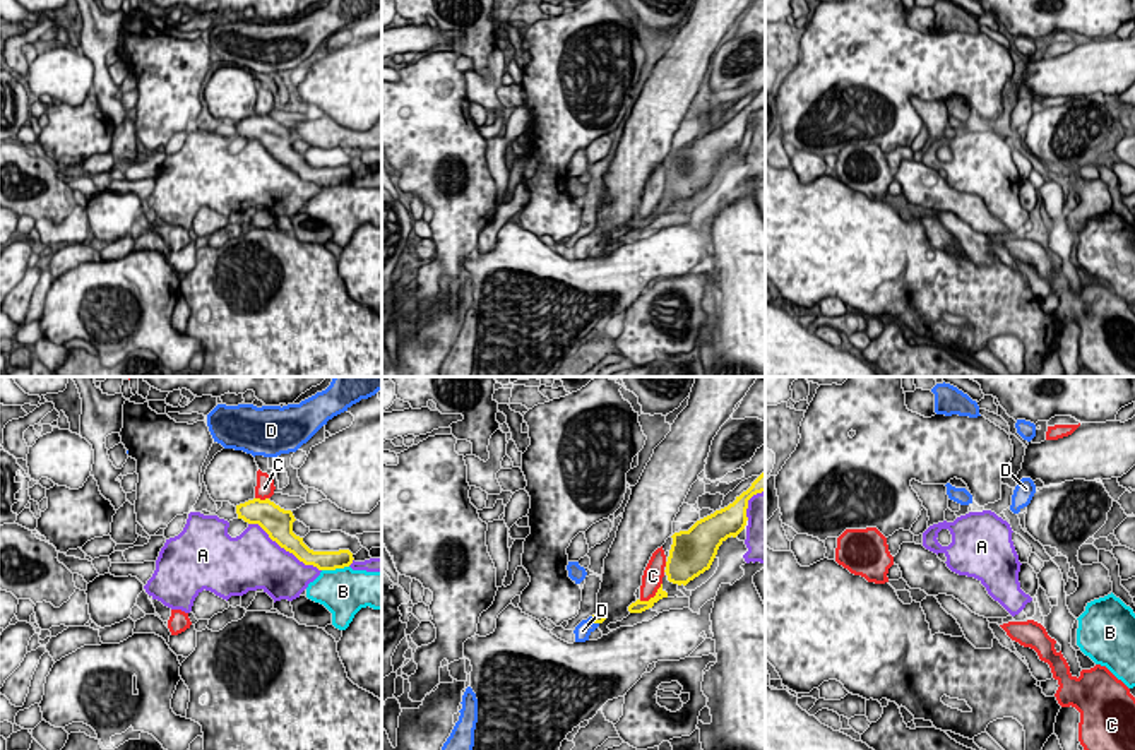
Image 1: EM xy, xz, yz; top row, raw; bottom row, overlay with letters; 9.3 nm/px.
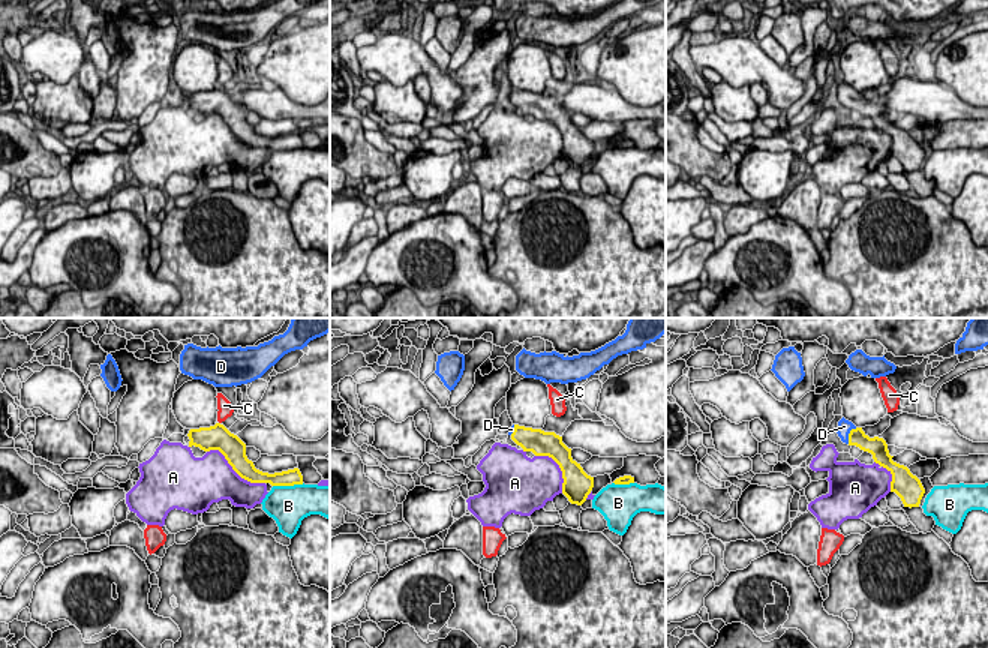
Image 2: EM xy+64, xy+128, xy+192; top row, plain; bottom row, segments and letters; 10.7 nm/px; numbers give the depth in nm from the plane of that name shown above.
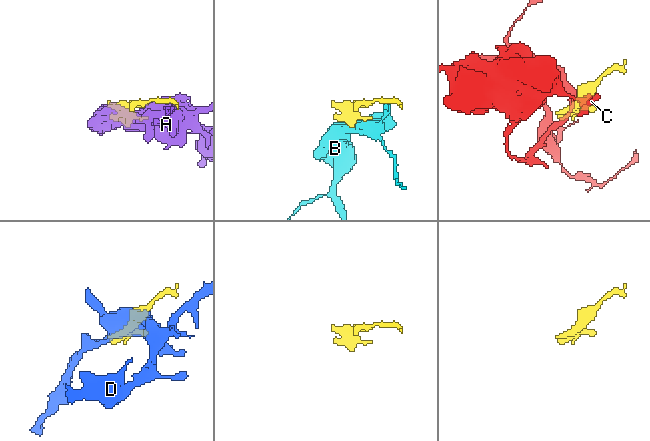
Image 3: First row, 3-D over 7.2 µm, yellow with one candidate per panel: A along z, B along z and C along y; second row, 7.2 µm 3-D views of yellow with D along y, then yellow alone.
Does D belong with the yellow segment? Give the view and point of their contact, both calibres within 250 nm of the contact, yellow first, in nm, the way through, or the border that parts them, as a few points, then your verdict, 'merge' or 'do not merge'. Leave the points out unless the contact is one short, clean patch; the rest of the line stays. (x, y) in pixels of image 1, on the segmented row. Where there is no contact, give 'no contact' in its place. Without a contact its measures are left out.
xz (594, 622) | 100/160 nm | across xz (596, 619), (594, 622), (582, 630) | merge

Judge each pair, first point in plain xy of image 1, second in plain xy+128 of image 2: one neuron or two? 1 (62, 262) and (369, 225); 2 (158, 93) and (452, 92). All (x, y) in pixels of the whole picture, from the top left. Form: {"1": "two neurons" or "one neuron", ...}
{"1": "two neurons", "2": "two neurons"}

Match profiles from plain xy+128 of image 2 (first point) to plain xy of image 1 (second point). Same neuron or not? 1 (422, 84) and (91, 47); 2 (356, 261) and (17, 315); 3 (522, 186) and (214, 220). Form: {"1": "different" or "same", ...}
{"1": "same", "2": "different", "3": "same"}

